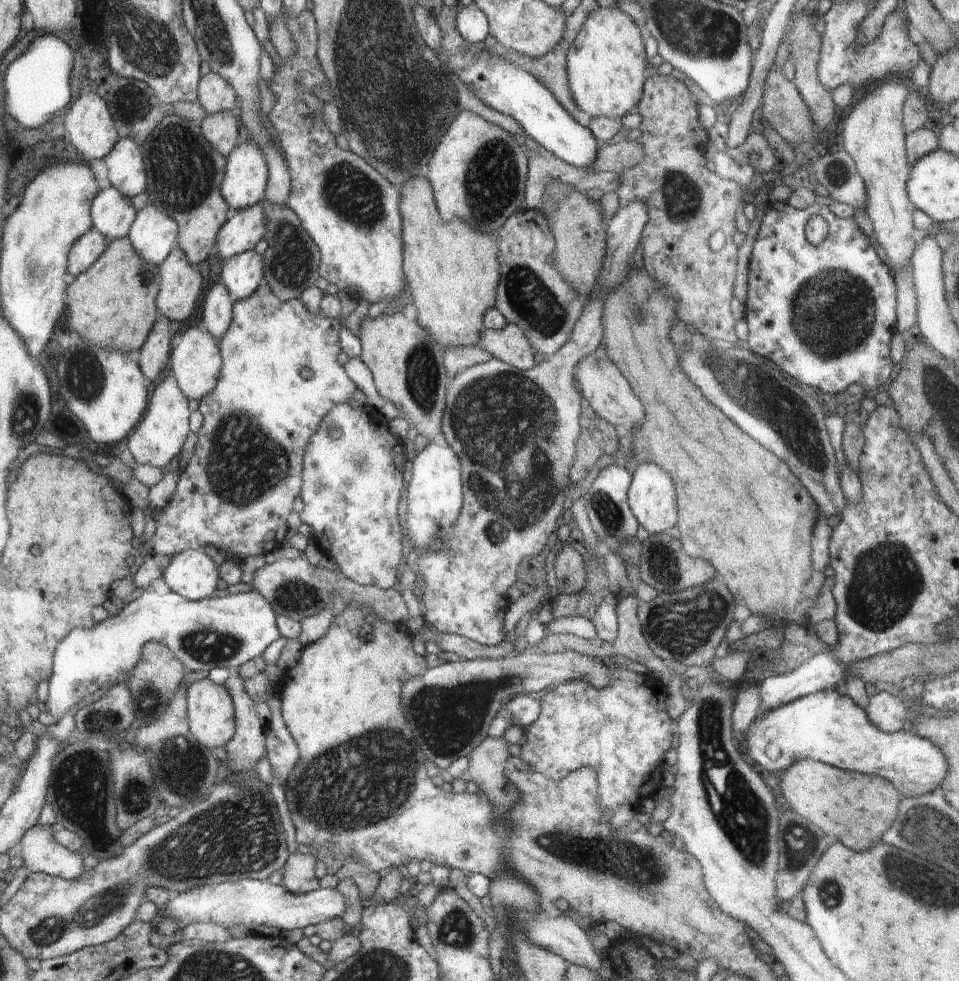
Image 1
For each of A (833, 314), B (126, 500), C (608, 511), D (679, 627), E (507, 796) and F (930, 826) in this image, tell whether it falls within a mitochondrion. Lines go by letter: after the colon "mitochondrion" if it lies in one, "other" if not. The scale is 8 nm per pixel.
A: mitochondrion
B: other
C: mitochondrion
D: mitochondrion
E: mitochondrion
F: mitochondrion

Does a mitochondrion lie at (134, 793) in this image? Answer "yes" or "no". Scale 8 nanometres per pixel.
yes

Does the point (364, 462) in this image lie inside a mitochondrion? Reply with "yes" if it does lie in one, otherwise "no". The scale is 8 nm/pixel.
yes

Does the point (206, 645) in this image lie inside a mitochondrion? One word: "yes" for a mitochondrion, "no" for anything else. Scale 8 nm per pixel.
yes

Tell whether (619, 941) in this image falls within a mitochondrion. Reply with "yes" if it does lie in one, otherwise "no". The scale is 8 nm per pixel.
no

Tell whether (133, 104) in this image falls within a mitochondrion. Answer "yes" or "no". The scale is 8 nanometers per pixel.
yes

